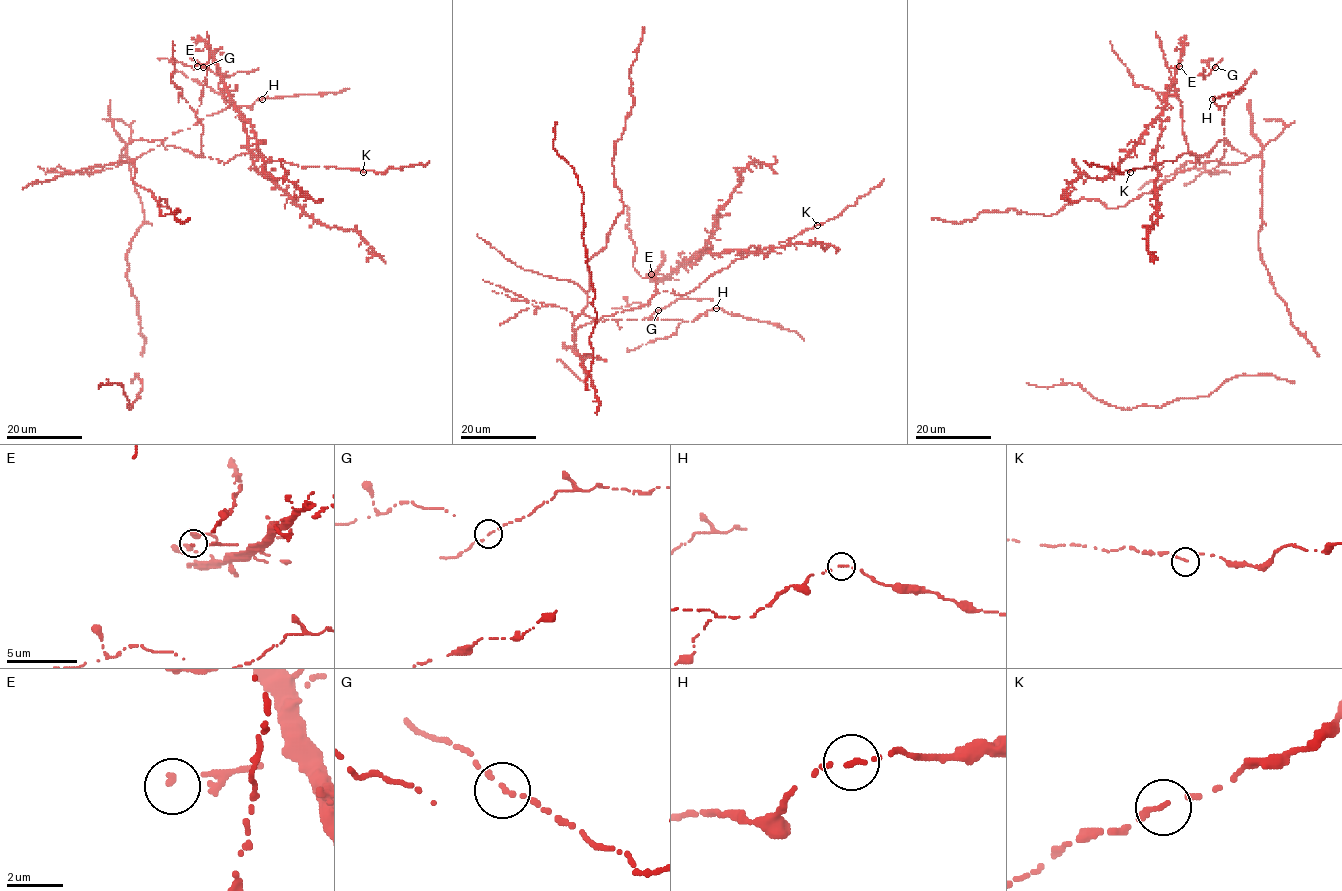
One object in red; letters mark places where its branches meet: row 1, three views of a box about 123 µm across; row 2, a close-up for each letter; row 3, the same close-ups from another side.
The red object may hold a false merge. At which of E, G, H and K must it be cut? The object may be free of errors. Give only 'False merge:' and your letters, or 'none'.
False merge: none

